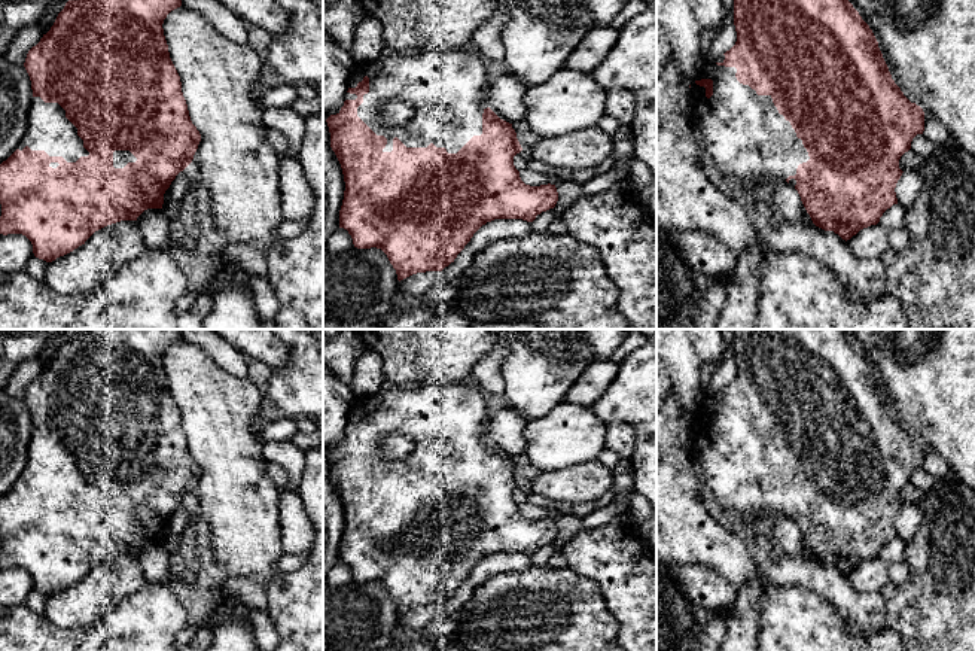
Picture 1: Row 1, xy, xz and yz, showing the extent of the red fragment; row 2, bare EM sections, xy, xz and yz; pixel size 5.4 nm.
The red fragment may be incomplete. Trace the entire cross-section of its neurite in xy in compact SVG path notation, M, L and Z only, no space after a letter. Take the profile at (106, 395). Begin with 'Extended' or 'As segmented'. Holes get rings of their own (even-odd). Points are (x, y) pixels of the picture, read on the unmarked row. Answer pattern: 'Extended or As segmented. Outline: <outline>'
Extended. Outline: M88 329L65 337L51 363L28 384L24 396L31 414L33 431L27 463L16 484L0 498L0 568L25 569L33 578L34 590L52 596L85 578L95 565L107 559L121 554L137 554L147 542L162 542L165 524L176 509L192 496L201 475L201 468L191 454L180 410L170 392L162 362L167 349L180 340L179 329Z

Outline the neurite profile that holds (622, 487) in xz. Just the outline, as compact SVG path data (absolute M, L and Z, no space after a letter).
M619 460L612 469L612 502L621 502L634 493L634 474L631 460Z

